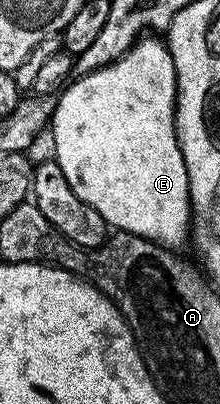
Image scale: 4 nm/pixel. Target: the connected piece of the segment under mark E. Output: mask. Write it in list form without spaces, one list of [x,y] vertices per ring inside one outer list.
[[[142,38],[114,64],[77,76],[56,97],[52,132],[52,155],[67,182],[71,182],[71,190],[87,206],[99,210],[106,224],[174,250],[190,239],[189,179],[177,141],[177,75],[175,62],[162,41],[160,44],[157,38]]]

